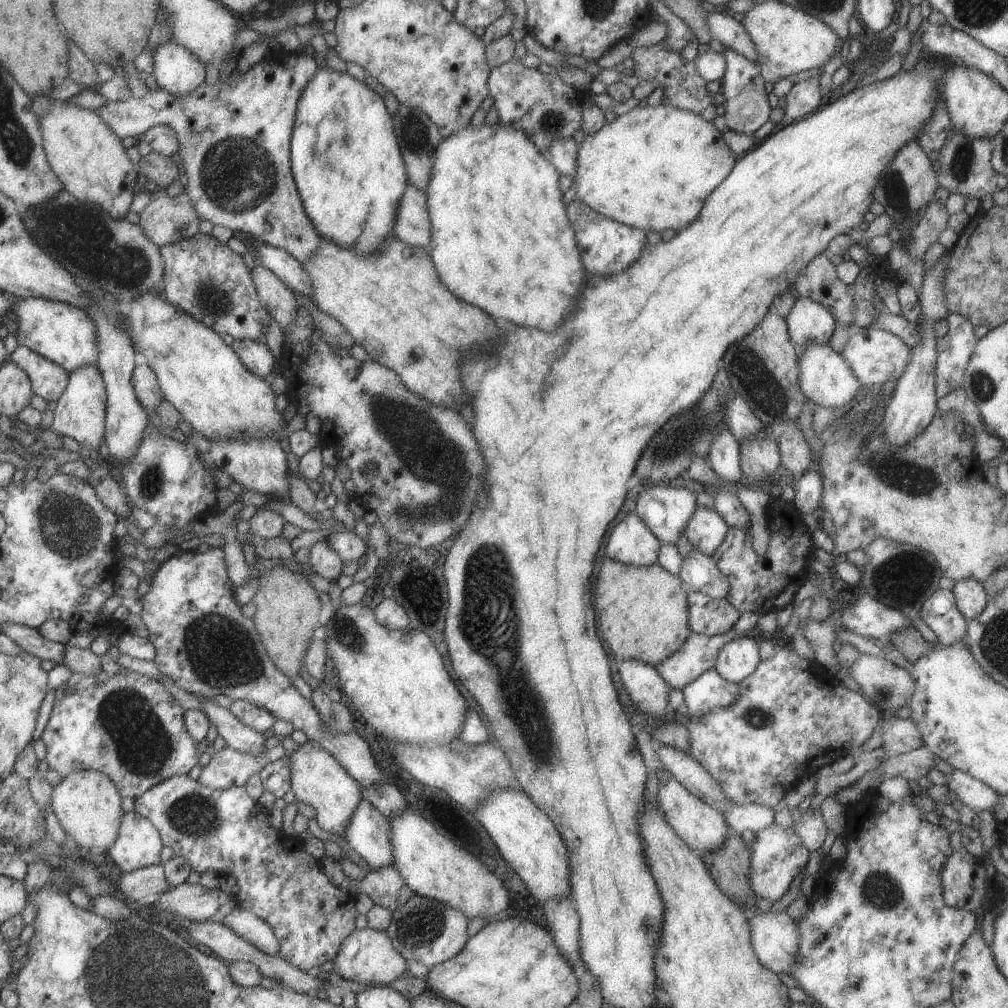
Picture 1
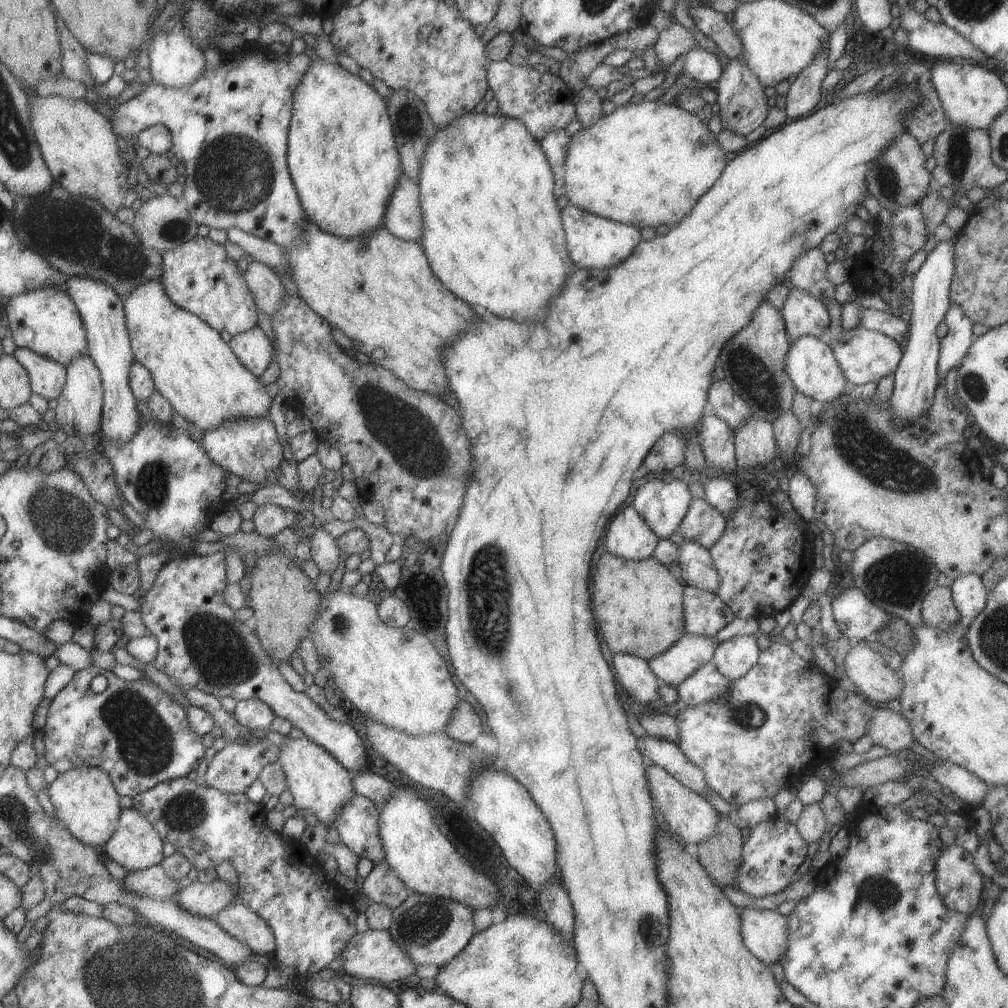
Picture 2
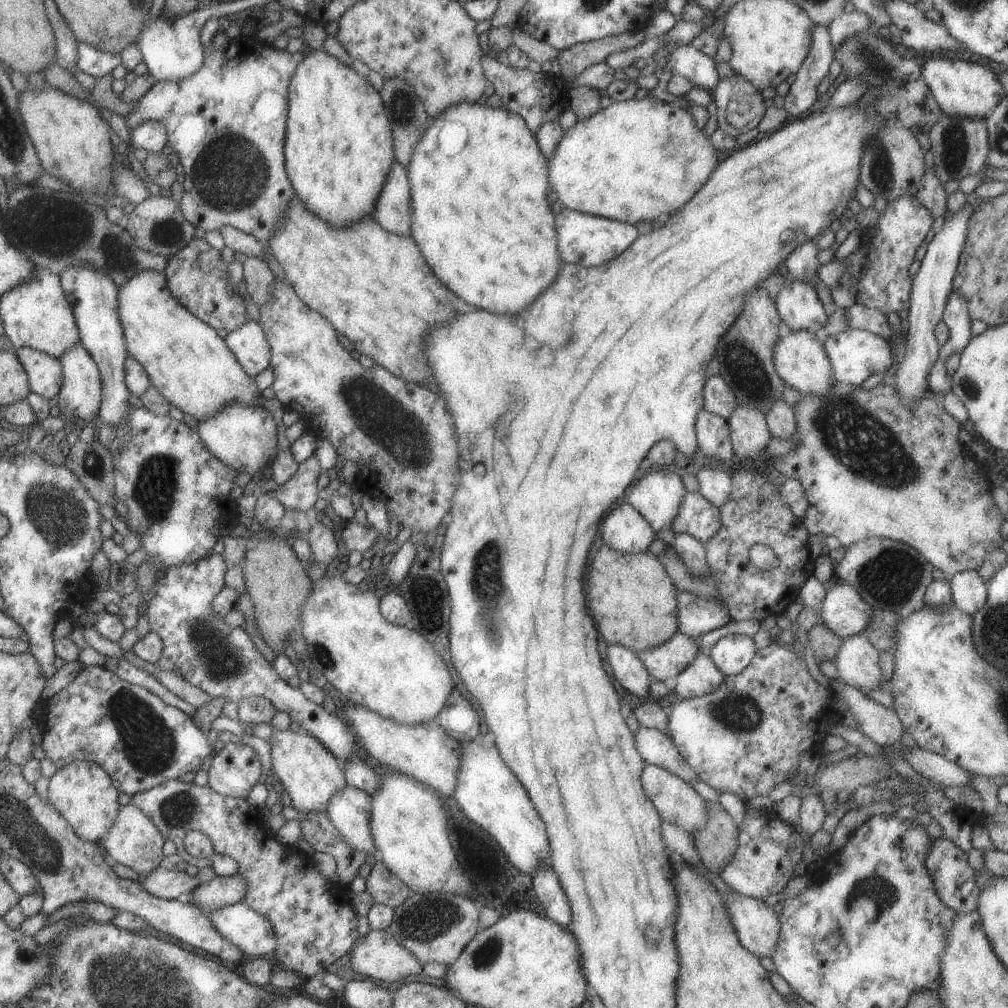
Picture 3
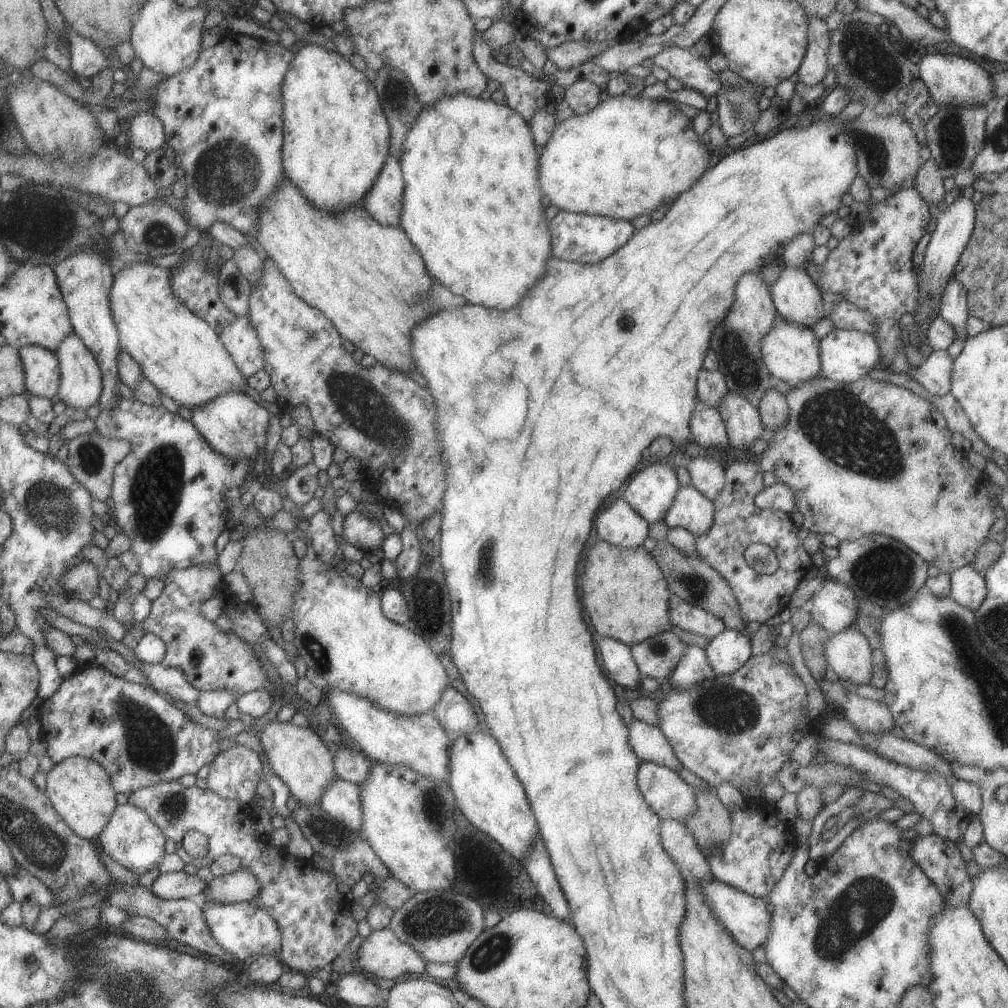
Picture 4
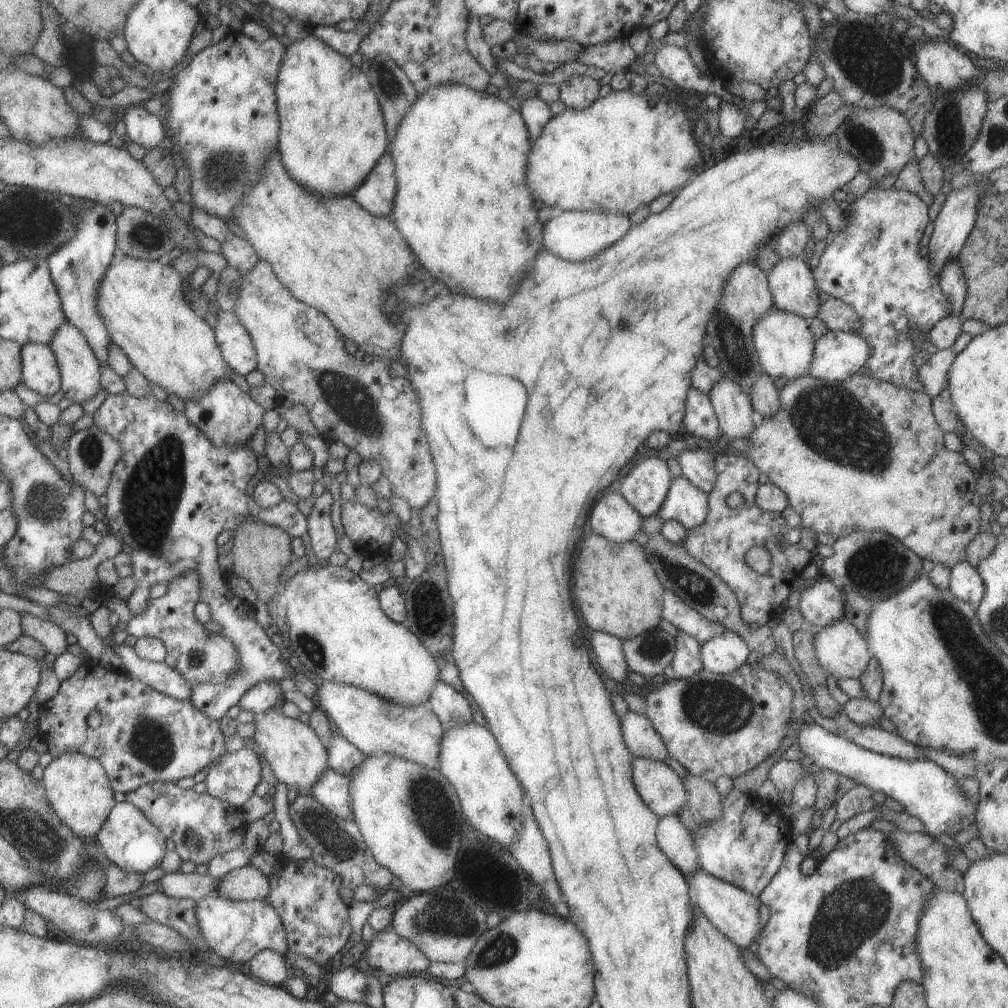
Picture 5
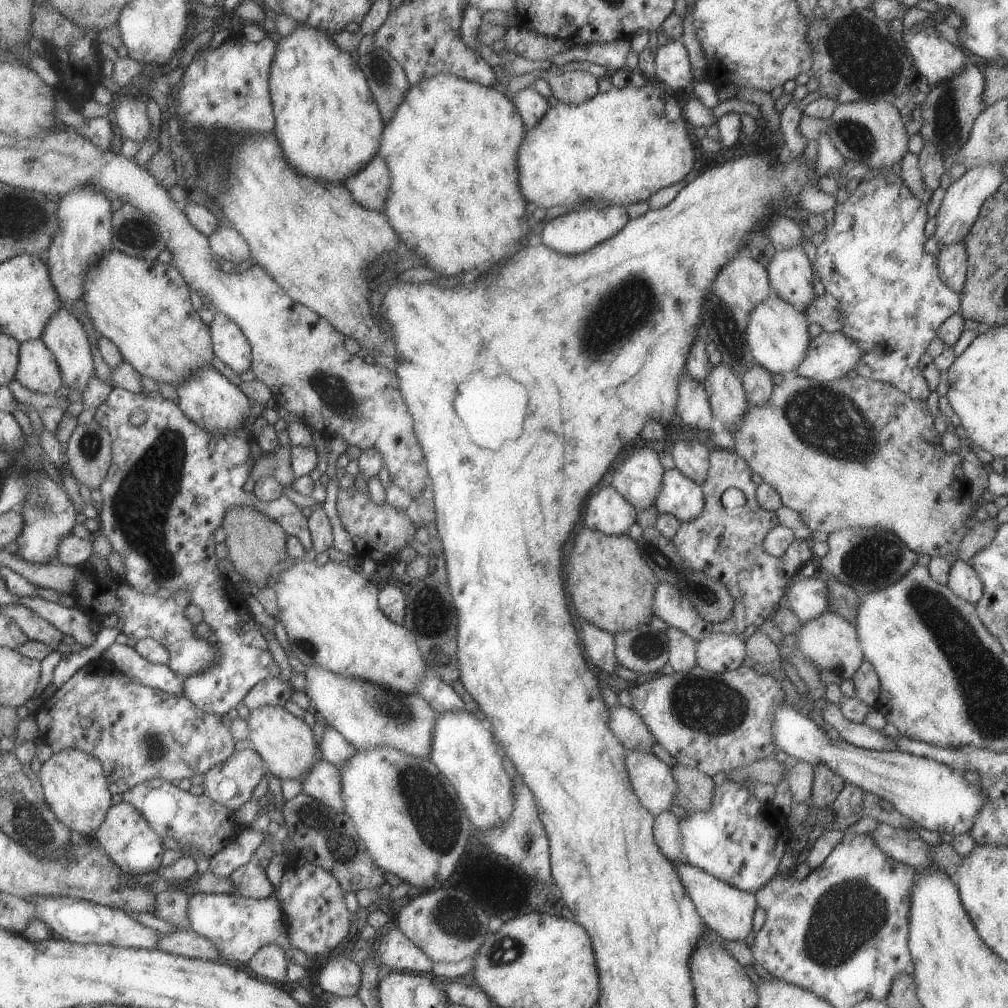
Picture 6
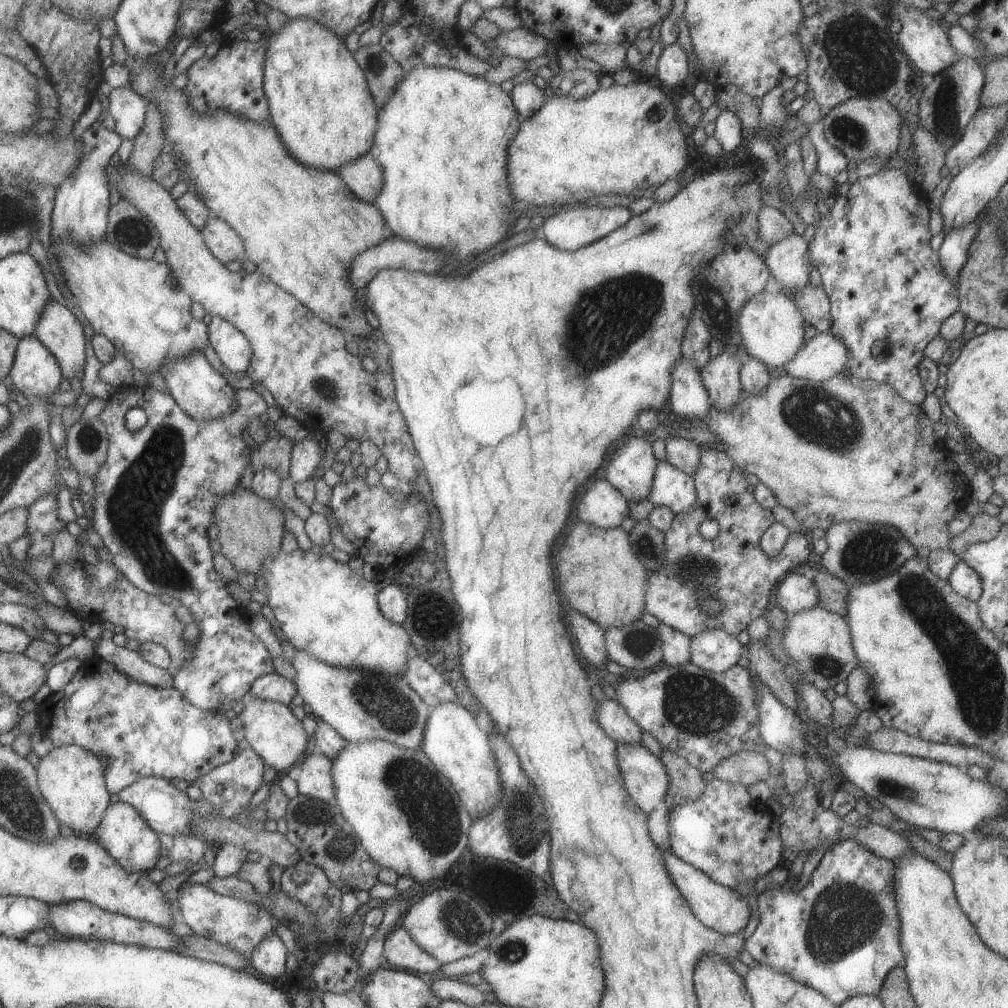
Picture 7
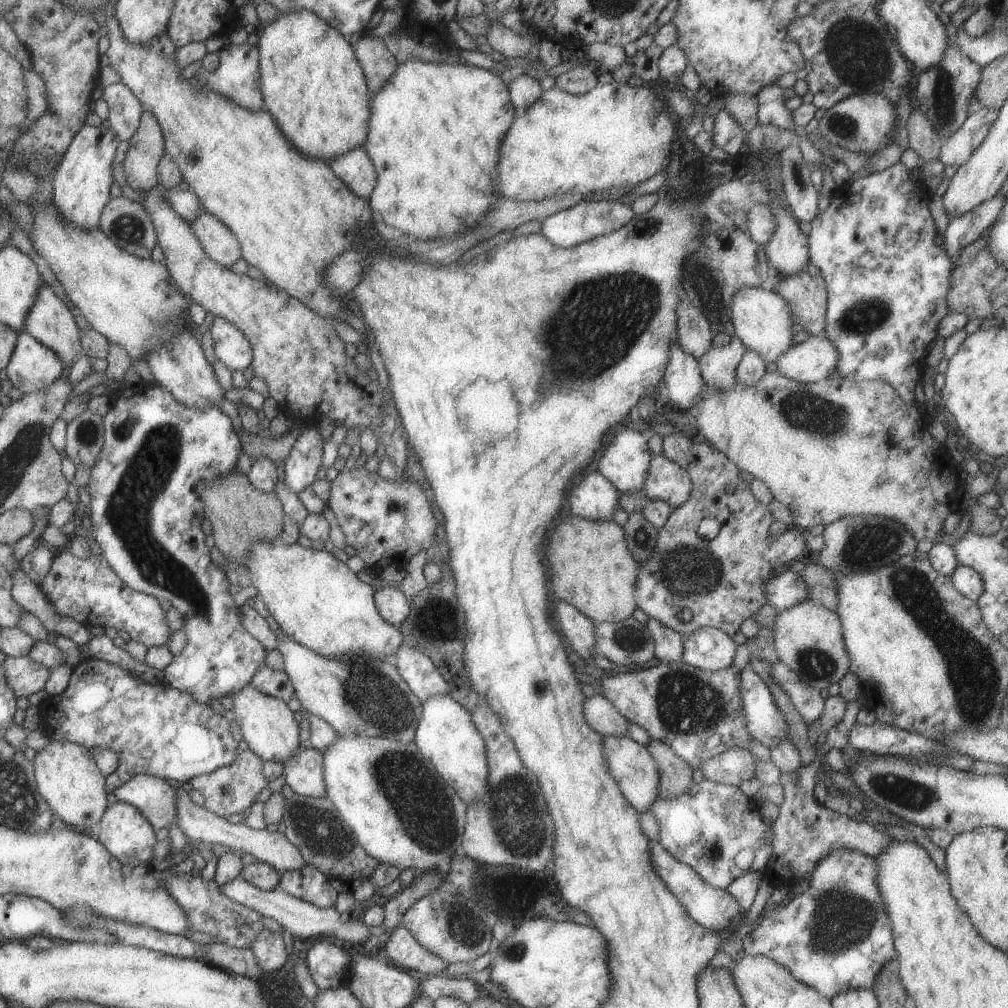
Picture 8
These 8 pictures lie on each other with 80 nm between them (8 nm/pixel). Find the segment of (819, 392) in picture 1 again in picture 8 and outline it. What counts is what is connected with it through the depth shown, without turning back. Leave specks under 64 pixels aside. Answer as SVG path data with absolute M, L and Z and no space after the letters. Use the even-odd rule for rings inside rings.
M743 287L732 298L731 322L735 336L745 345L746 349L756 352L765 363L776 362L782 352L794 343L796 325L791 316L787 301L775 291L761 287Z

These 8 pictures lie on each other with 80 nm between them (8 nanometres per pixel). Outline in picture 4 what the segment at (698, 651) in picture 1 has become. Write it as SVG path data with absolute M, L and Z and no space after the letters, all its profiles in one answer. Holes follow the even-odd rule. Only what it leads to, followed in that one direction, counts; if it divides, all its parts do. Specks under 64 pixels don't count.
M669 630L629 648L639 674L663 680L670 678L687 647Z

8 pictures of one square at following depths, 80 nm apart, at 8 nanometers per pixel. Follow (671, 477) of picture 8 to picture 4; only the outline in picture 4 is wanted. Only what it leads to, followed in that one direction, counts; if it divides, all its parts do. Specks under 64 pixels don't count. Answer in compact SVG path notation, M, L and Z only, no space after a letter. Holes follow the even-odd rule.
M690 485L677 489L663 521L669 529L681 527L698 537L711 528L713 520L712 502Z

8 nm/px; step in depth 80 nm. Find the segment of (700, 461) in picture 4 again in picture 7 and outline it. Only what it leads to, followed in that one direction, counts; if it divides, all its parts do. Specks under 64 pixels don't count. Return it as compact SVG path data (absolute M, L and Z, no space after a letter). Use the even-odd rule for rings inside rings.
M678 436L664 440L666 462L677 470L693 476L700 465L701 444Z

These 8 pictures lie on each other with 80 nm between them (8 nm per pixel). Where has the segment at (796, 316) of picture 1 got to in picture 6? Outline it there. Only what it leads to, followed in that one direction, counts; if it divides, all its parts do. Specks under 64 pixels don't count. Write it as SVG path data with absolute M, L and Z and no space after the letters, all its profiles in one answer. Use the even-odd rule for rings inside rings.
M801 246L776 251L766 266L766 273L768 274L768 283L774 294L797 310L805 312L806 307L811 304L816 295L813 293L812 266Z

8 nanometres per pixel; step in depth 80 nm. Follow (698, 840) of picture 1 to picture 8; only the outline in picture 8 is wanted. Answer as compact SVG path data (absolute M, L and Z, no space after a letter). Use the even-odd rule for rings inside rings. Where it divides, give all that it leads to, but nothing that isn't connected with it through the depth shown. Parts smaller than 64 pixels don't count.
M629 736L602 737L602 747L606 756L608 773L616 780L625 800L638 812L644 813L658 797L658 770L655 760L646 746L635 742Z

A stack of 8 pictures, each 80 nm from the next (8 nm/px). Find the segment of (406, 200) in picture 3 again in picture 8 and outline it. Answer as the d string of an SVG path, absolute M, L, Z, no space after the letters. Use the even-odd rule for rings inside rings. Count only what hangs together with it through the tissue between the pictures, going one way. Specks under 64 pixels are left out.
M364 147L344 152L328 164L335 176L342 180L352 193L367 198L376 185L376 174Z

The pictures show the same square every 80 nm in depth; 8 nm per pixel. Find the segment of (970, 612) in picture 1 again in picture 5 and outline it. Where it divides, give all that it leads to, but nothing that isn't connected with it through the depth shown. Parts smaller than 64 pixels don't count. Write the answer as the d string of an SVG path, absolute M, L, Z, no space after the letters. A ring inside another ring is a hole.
M967 561L955 564L950 569L948 589L957 599L968 602L973 608L977 608L985 594L983 581L976 568Z

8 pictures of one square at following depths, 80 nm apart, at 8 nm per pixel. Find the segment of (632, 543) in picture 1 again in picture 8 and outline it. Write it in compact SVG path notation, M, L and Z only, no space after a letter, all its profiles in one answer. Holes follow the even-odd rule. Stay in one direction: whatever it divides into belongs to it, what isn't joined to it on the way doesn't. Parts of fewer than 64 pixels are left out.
M598 472L587 474L579 478L579 484L575 488L571 488L569 492L569 508L575 516L587 518L587 520L595 521L611 521L614 511L618 508L618 500L620 494L618 490Z

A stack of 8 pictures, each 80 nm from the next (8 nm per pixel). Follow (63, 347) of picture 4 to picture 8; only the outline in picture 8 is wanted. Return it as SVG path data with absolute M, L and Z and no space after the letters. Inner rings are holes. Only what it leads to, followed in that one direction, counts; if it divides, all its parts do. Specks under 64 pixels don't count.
M46 284L41 285L36 291L35 302L24 320L24 330L43 346L51 349L64 368L70 368L82 354L80 345L80 330L67 309L65 303L57 297Z

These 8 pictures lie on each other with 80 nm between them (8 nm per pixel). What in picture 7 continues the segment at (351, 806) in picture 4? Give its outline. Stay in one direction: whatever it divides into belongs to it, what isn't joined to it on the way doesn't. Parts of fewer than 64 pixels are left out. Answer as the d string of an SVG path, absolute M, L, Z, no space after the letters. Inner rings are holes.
M318 751L303 758L296 780L299 794L333 805L335 797L331 769L331 760Z

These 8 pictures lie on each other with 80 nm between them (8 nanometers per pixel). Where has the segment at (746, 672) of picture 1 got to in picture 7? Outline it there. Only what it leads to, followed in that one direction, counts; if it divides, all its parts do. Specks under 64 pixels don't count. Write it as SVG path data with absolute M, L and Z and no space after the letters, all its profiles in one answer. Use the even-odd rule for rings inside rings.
M719 629L704 630L690 637L690 662L712 673L737 665L741 643Z

